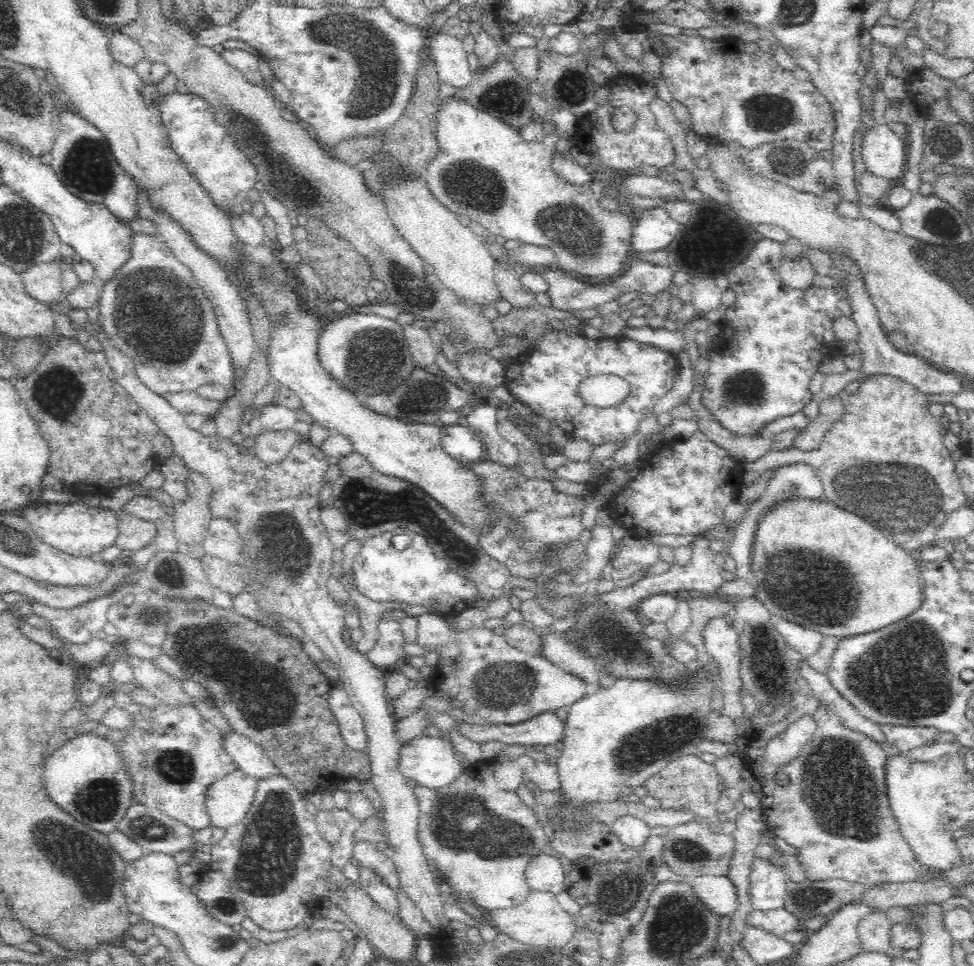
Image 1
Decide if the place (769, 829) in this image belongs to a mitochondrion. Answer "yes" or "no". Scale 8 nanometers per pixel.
no

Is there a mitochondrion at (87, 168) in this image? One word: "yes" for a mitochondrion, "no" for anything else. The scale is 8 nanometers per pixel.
yes

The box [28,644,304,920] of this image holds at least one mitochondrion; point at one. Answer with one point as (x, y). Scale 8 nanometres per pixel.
(95, 872)

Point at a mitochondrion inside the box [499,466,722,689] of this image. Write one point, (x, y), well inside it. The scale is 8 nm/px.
(626, 648)

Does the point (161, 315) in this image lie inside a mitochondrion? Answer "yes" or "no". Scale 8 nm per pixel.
yes

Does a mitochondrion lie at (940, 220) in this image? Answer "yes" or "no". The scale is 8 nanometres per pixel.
yes

